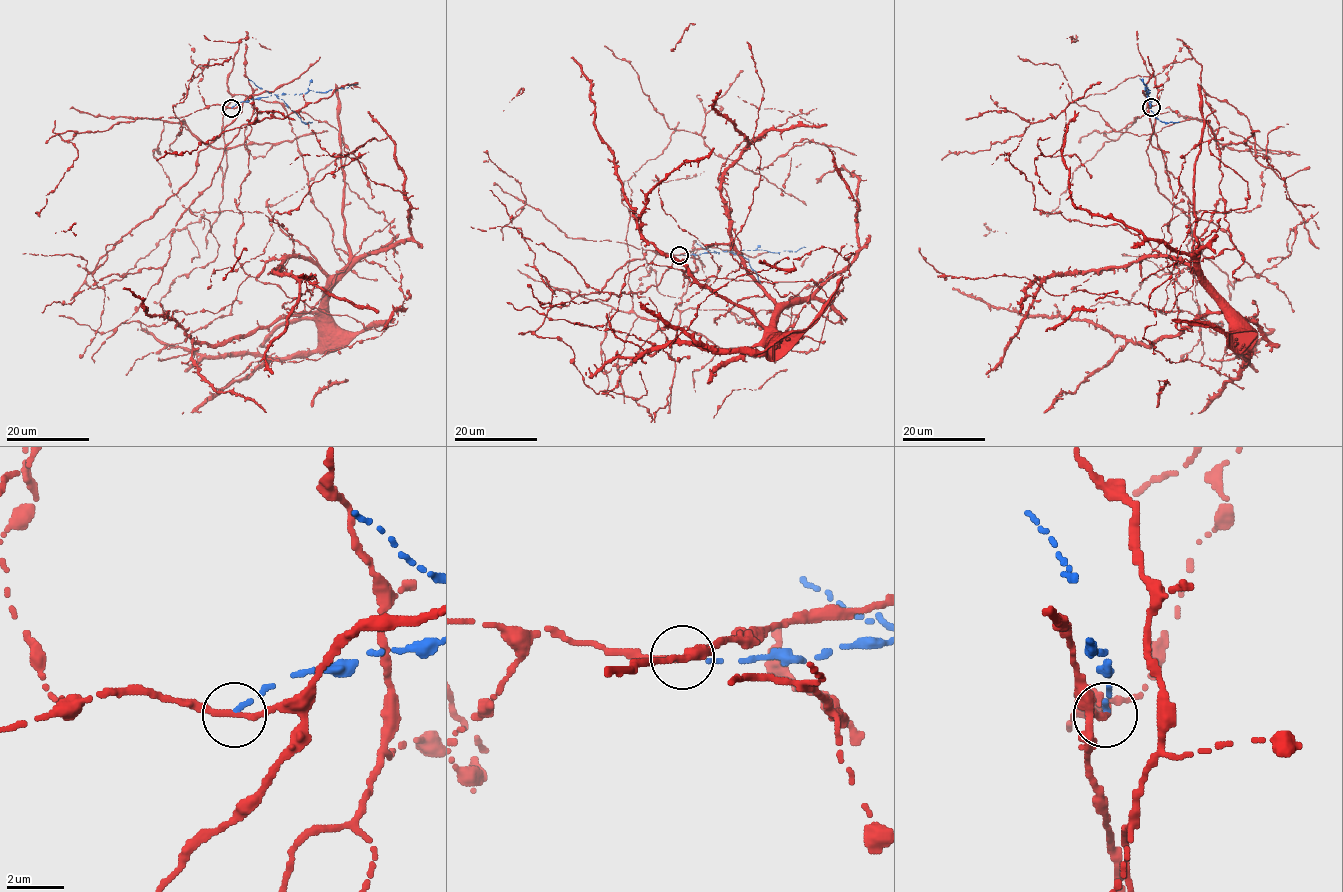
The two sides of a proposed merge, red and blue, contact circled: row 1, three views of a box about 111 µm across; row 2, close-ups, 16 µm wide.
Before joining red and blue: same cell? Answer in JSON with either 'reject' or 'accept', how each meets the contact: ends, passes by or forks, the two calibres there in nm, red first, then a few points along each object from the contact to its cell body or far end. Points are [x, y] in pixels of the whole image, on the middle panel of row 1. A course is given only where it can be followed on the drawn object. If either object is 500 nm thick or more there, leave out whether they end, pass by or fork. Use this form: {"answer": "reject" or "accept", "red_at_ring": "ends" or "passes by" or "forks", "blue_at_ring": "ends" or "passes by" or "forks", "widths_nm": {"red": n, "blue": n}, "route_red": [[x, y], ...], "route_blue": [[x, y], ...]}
{"answer": "reject", "red_at_ring": "passes by", "blue_at_ring": "ends", "widths_nm": {"red": 240, "blue": 170}, "route_red": [[680, 254], [660, 250], [645, 267], [675, 307], [790, 317], [792, 297], [776, 316], [782, 340]], "route_blue": [[680, 254], [744, 249], [780, 252], [806, 247]]}

